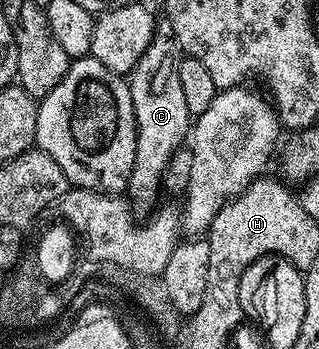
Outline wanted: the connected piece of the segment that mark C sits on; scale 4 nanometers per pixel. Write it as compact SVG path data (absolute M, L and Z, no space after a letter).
M161 24L158 25L151 44L147 44L147 52L127 75L137 125L135 164L131 168L127 197L132 209L141 216L148 215L158 205L157 197L162 197L163 194L161 181L167 168L167 160L171 160L175 151L186 145L191 134L191 115L179 81L182 57L181 47L177 44L173 30L167 24Z

